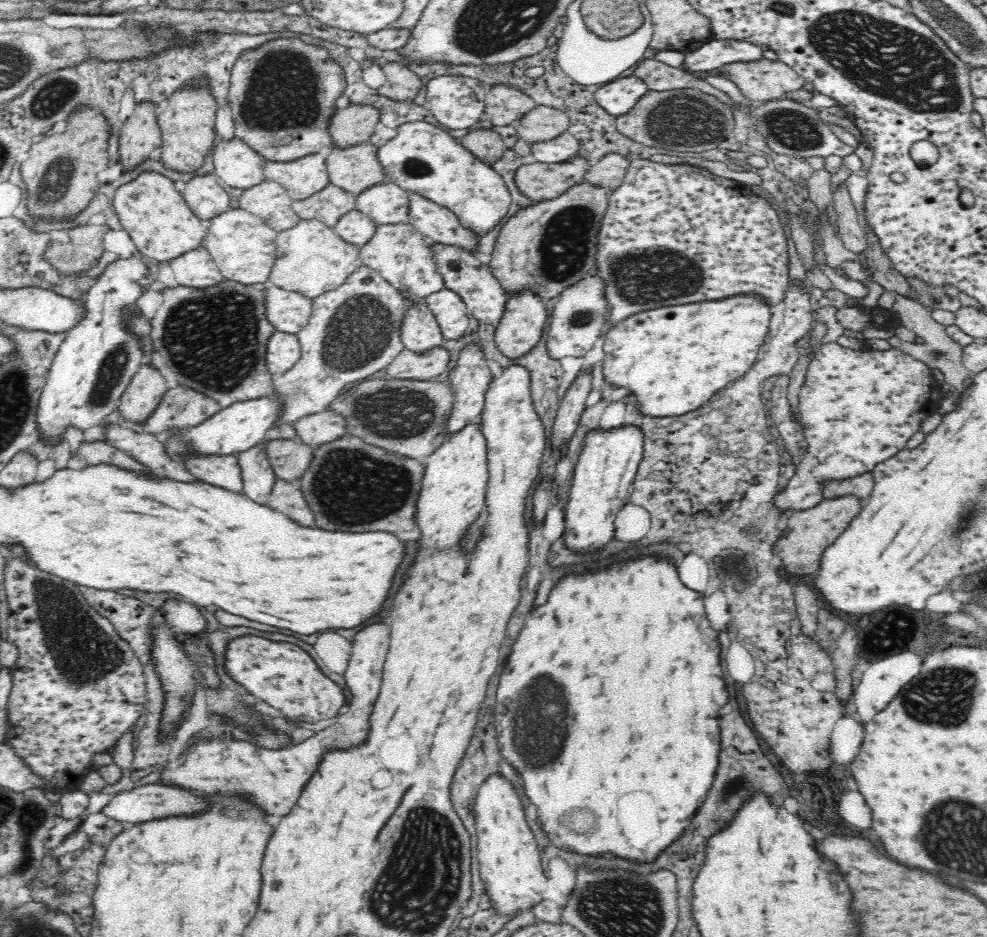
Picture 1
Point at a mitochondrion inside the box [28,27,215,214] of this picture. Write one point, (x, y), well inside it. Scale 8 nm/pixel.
(56, 180)

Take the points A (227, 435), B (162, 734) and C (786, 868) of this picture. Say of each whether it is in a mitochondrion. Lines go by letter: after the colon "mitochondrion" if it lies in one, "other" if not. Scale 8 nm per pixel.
A: other
B: other
C: other

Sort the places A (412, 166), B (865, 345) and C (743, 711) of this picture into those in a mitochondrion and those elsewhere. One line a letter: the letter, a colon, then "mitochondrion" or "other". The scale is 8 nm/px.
A: mitochondrion
B: other
C: other

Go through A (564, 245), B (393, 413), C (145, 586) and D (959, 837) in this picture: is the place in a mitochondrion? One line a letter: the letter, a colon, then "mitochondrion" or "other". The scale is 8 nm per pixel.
A: mitochondrion
B: mitochondrion
C: other
D: mitochondrion

